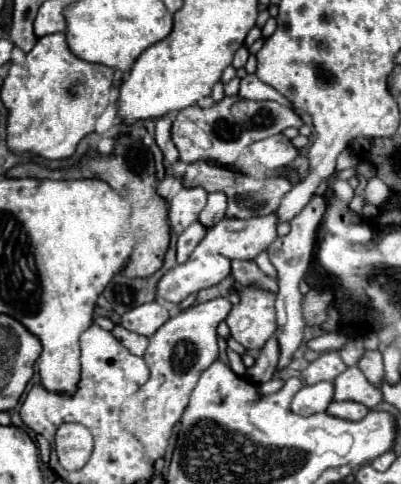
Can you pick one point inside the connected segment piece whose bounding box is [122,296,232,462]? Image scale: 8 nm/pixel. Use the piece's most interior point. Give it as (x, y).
(178, 353)

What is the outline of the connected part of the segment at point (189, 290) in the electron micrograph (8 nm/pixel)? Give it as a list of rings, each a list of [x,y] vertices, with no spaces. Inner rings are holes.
[[[202,256],[188,260],[168,270],[158,282],[158,296],[172,304],[178,304],[190,294],[210,288],[222,282],[230,274],[230,260],[226,256]]]

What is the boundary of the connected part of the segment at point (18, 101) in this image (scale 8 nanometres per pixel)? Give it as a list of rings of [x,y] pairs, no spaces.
[[[48,34],[42,36],[36,46],[26,54],[22,64],[12,64],[10,72],[2,86],[2,102],[10,110],[8,116],[8,148],[18,154],[36,154],[48,160],[62,160],[74,154],[76,144],[90,132],[94,132],[94,124],[104,108],[110,104],[110,88],[112,88],[112,72],[104,72],[102,66],[84,62],[76,58],[68,44],[66,34]]]

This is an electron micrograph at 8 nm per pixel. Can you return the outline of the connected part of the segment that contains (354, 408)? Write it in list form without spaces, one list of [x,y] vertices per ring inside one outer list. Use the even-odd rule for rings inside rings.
[[[346,400],[346,402],[332,402],[326,412],[344,420],[362,420],[368,414],[368,408],[358,402]]]

